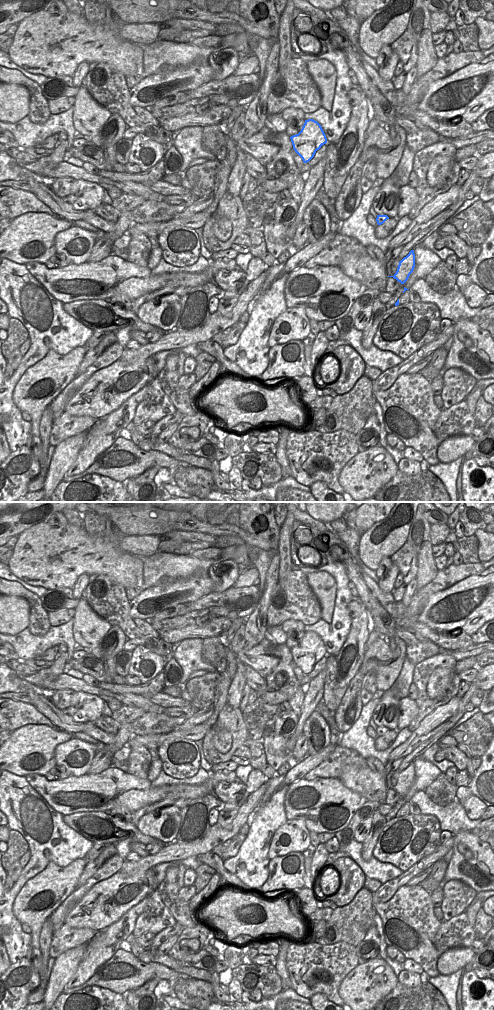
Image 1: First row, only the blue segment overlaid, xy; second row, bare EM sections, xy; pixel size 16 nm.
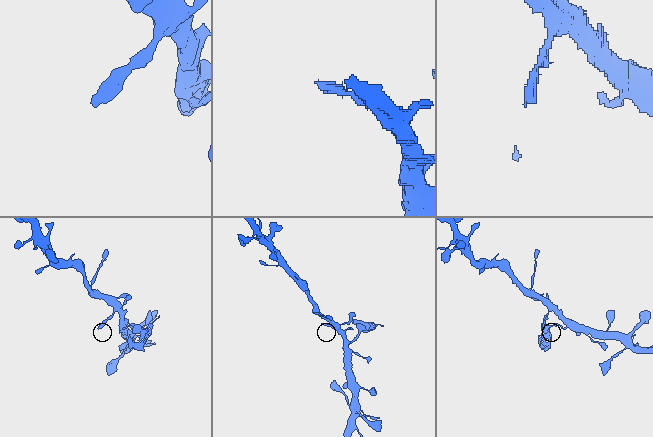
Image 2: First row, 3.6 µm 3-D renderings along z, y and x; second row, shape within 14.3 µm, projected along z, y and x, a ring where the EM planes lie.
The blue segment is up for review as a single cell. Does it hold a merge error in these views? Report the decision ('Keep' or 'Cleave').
Cleave

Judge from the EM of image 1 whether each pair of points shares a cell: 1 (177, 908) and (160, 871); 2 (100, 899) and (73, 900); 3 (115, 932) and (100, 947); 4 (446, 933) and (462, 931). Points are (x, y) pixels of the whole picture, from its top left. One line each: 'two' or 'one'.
1: two
2: two
3: one
4: one

